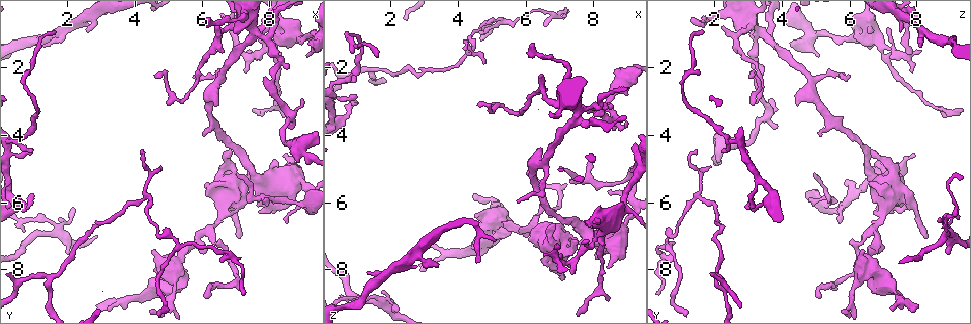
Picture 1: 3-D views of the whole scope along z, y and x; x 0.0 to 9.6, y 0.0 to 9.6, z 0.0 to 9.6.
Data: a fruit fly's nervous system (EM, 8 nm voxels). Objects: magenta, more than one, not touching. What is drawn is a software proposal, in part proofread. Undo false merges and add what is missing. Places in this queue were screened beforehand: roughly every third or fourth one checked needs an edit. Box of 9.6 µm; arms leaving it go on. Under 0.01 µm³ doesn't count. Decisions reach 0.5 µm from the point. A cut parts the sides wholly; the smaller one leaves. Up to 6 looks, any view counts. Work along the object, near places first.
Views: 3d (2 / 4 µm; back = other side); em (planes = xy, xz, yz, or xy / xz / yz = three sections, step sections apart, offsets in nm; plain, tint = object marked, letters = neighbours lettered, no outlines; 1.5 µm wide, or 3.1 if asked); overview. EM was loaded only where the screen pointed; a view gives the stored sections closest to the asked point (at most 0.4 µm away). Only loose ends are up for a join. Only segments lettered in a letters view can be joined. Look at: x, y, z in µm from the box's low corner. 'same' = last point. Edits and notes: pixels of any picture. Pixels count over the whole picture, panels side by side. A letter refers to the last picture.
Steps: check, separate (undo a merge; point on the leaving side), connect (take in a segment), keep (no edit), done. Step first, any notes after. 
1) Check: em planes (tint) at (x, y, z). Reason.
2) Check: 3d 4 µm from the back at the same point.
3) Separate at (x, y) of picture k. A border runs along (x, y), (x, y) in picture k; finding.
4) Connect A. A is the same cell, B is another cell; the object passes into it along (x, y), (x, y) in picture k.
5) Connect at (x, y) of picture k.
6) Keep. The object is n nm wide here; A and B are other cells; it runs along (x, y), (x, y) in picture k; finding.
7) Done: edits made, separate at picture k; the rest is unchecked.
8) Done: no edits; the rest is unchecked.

Check: em xz step 8 (tint) at (8.85, 0.60, 6.00). Branch stops here.

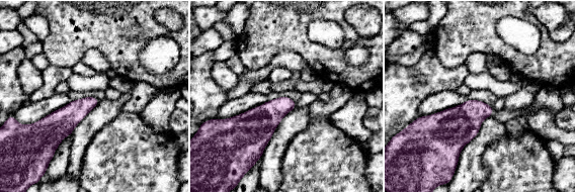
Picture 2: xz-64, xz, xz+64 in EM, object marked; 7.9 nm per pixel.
Check: em planes (letters) at the same point. Another direction.

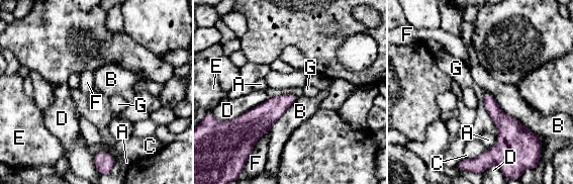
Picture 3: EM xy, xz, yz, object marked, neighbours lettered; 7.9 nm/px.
Keep. A, B, C, D, E, F and G are other cells; a border runs along (485, 92), (505, 113), (540, 136) in picture 3; no lettered segment goes on from it.

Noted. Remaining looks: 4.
Check: 3d 4 µm at (7.25, 2.10, 7.95). Tapers out.

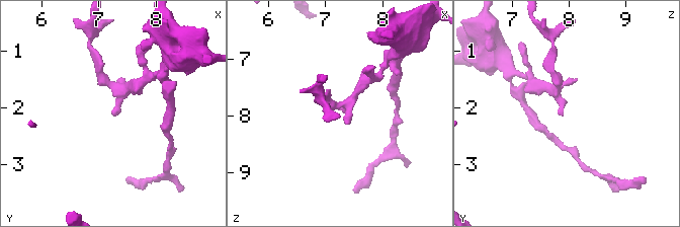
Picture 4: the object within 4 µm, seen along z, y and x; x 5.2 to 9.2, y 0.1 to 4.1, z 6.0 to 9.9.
Check: em yz step 4 (letters) at (7.25, 2.15, 7.90).

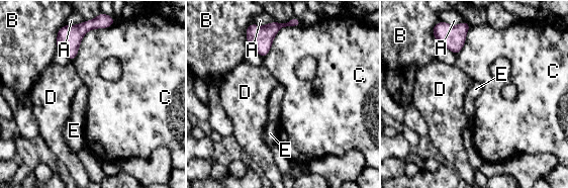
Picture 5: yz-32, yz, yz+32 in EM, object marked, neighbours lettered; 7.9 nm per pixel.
Keep. A, B, C, D and E are other cells; a border runs along (88, 31), (71, 62) in picture 5; no lettered segment goes on from it.

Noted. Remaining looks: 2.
Check: 3d 4 µm at (6.65, 7.60, 0.75). Thin end.

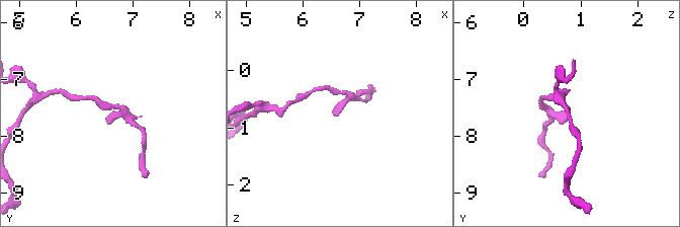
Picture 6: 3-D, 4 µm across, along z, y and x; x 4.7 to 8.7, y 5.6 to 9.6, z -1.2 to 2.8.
Check: em xy step 8 (letters) at (6.60, 7.65, 0.80).

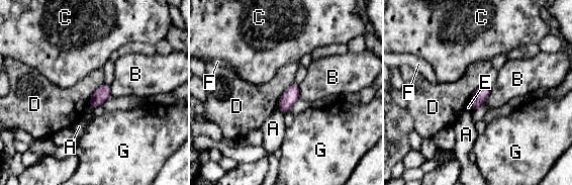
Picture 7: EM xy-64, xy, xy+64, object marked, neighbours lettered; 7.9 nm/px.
Keep. The object is 120 nm wide here; A, B, C, D, E, F and G are other cells; a border runs along (490, 86), (490, 91), (483, 104) in picture 7; none of them fits.

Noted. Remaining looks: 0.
Done: no edits; the rest is unchecked.

